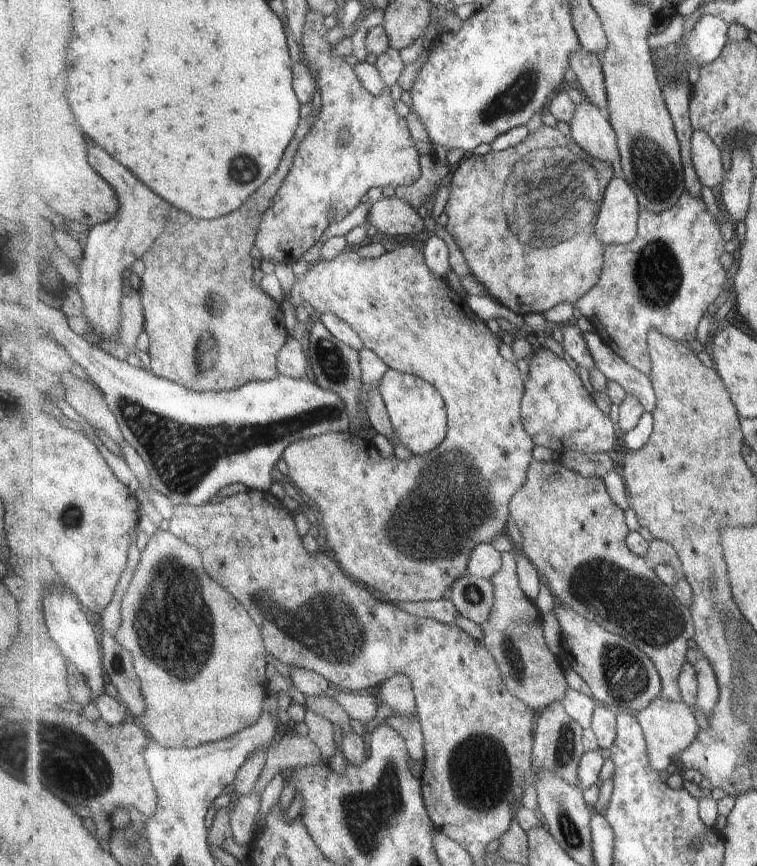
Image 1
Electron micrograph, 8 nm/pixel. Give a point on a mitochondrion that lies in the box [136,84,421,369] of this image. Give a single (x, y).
(242, 169)

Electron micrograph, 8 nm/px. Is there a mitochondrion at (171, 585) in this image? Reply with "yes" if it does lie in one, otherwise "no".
yes

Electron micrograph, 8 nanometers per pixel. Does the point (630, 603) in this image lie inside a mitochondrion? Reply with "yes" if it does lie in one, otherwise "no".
yes

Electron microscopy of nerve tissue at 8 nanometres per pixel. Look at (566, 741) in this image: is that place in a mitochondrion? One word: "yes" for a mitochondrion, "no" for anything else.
yes

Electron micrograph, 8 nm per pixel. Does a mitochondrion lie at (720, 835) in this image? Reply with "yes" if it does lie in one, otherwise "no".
no

